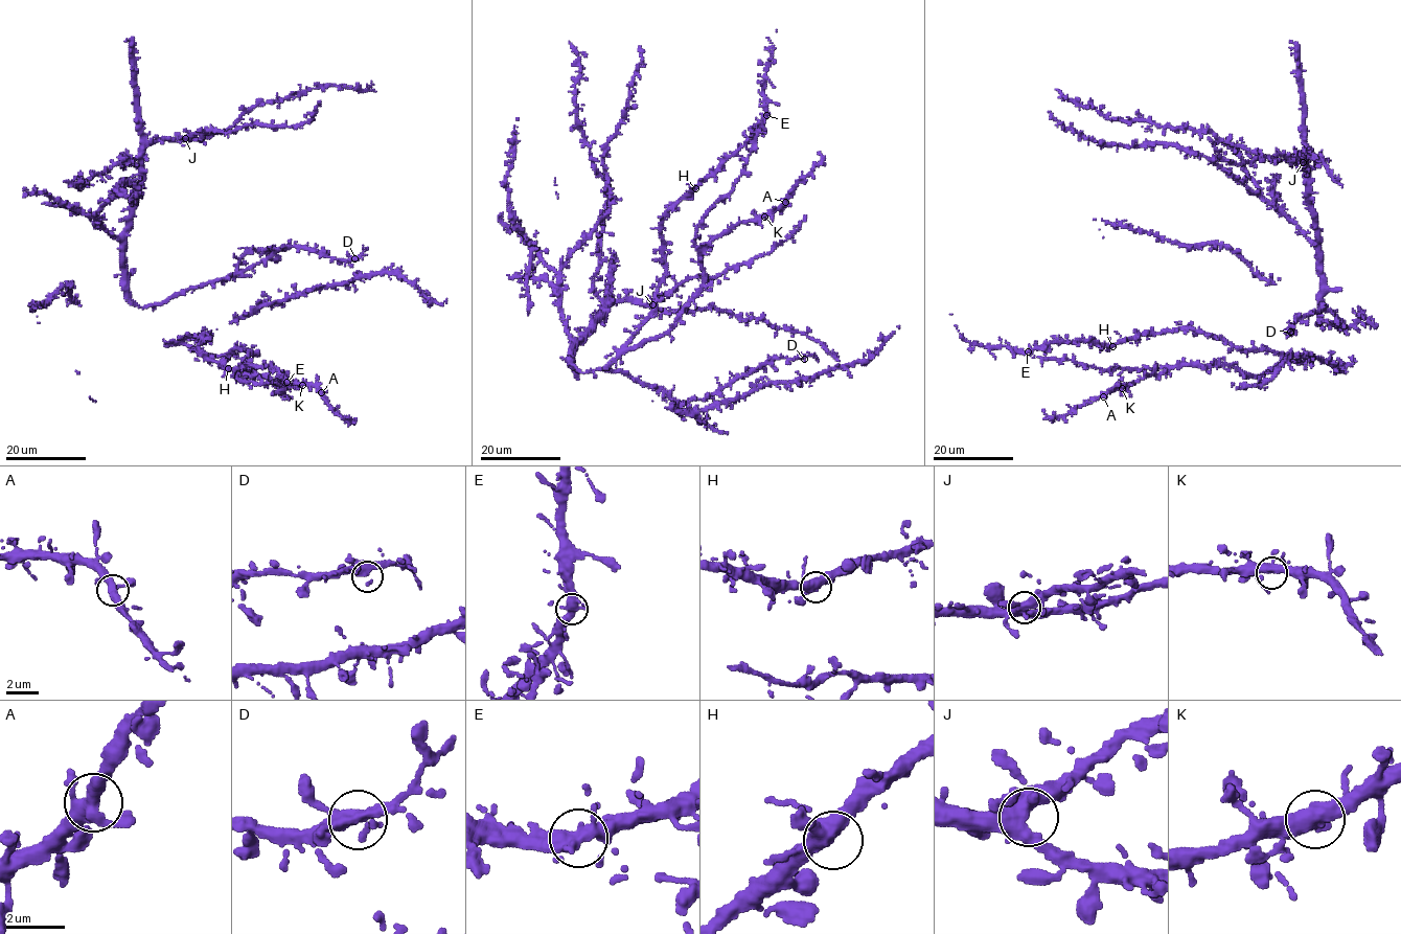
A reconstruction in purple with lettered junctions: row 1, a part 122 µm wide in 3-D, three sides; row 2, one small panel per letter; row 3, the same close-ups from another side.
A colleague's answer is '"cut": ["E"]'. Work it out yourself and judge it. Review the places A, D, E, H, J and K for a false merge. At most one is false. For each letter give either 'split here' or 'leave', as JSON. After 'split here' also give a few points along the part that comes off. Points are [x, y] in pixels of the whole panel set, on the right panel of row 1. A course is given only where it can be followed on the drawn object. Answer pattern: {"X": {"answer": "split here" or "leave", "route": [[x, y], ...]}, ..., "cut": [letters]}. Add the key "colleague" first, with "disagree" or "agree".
{"colleague": "disagree", "A": {"answer": "leave"}, "D": {"answer": "leave"}, "E": {"answer": "leave"}, "H": {"answer": "leave"}, "J": {"answer": "leave"}, "K": {"answer": "leave"}, "cut": []}

